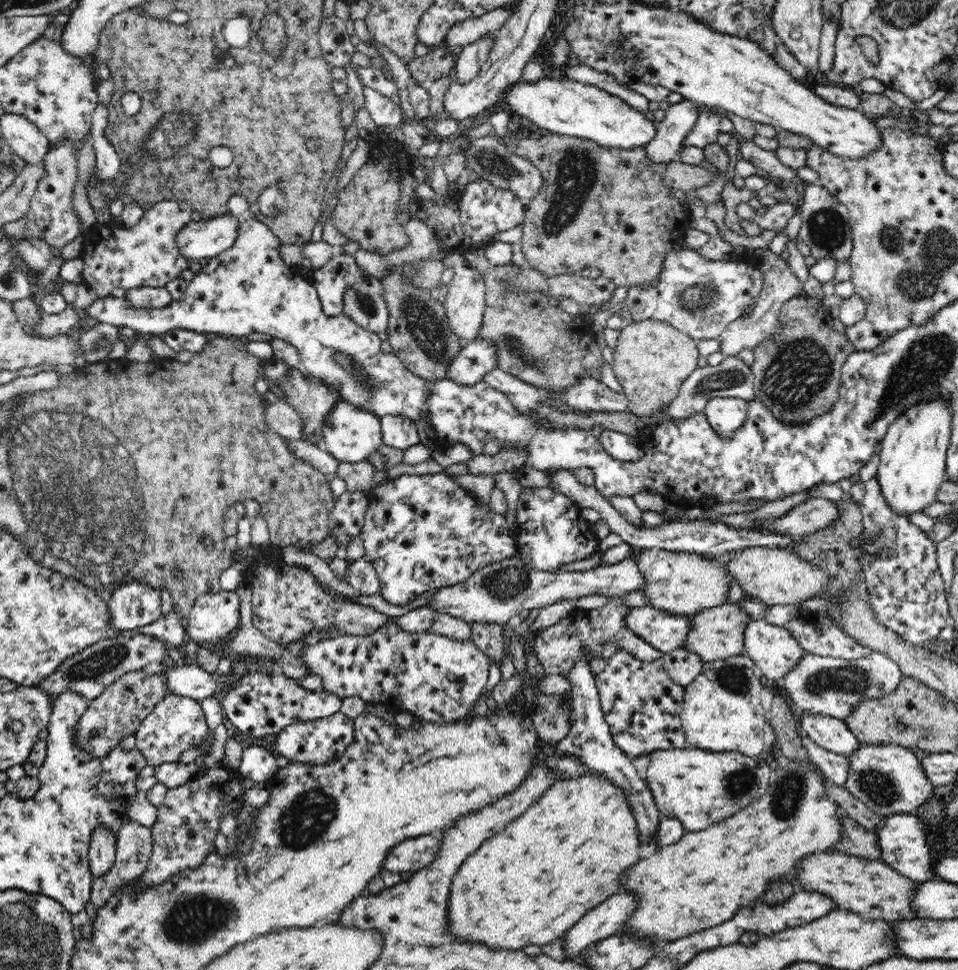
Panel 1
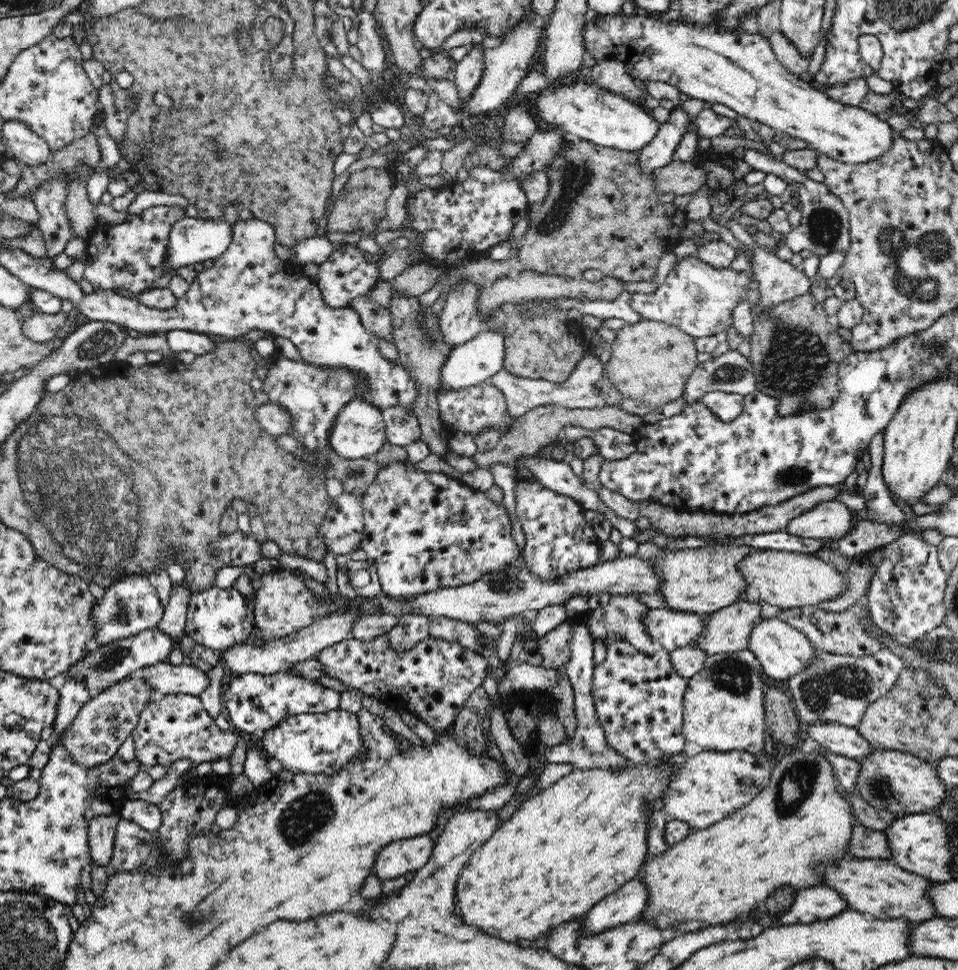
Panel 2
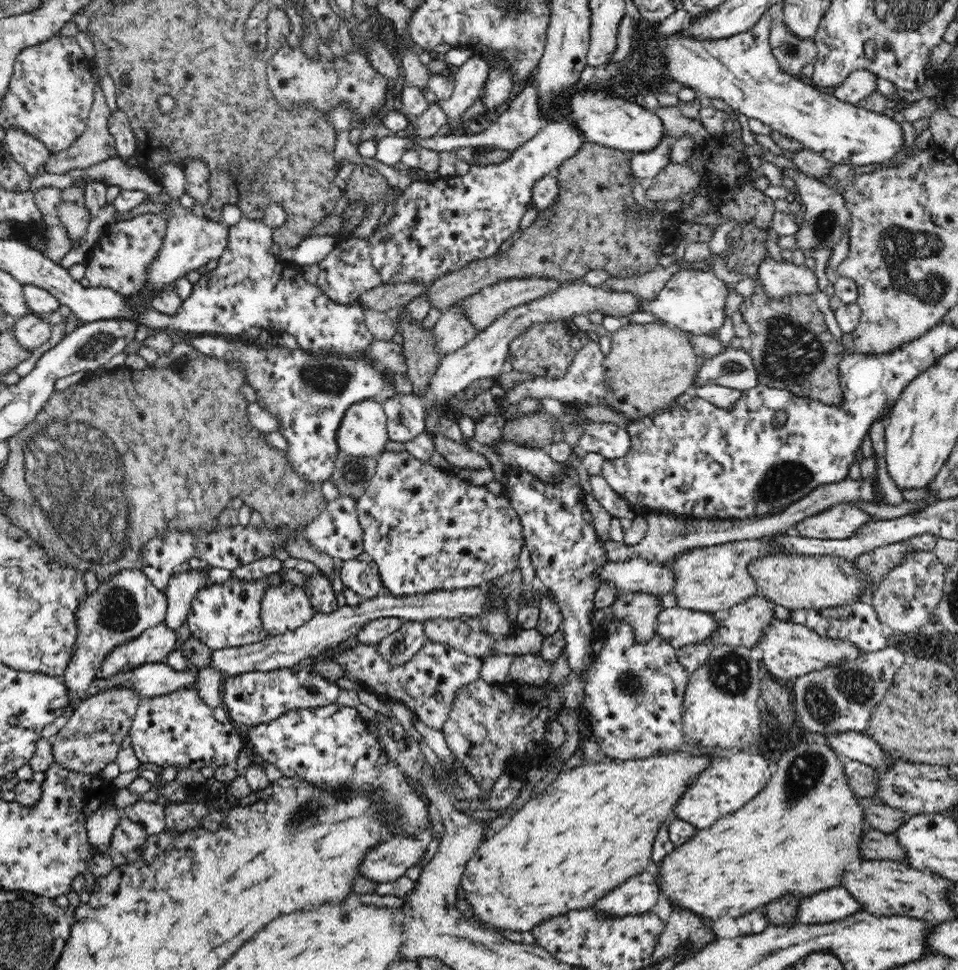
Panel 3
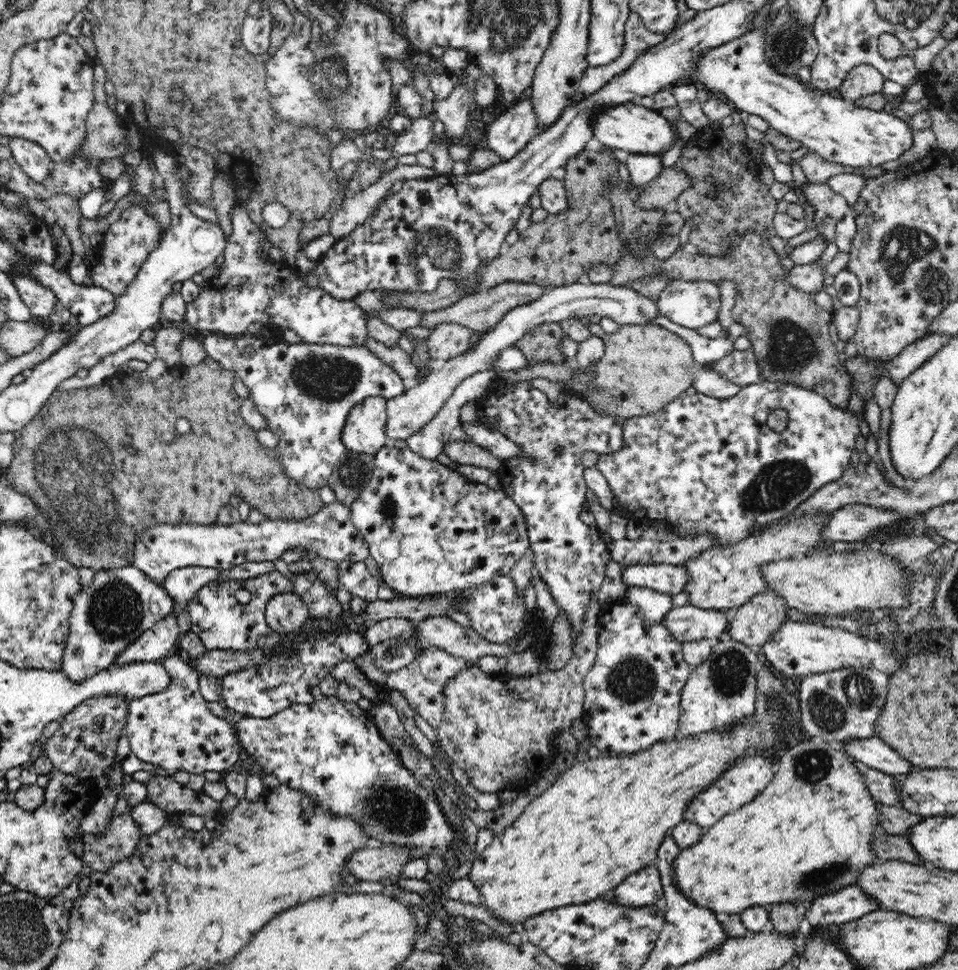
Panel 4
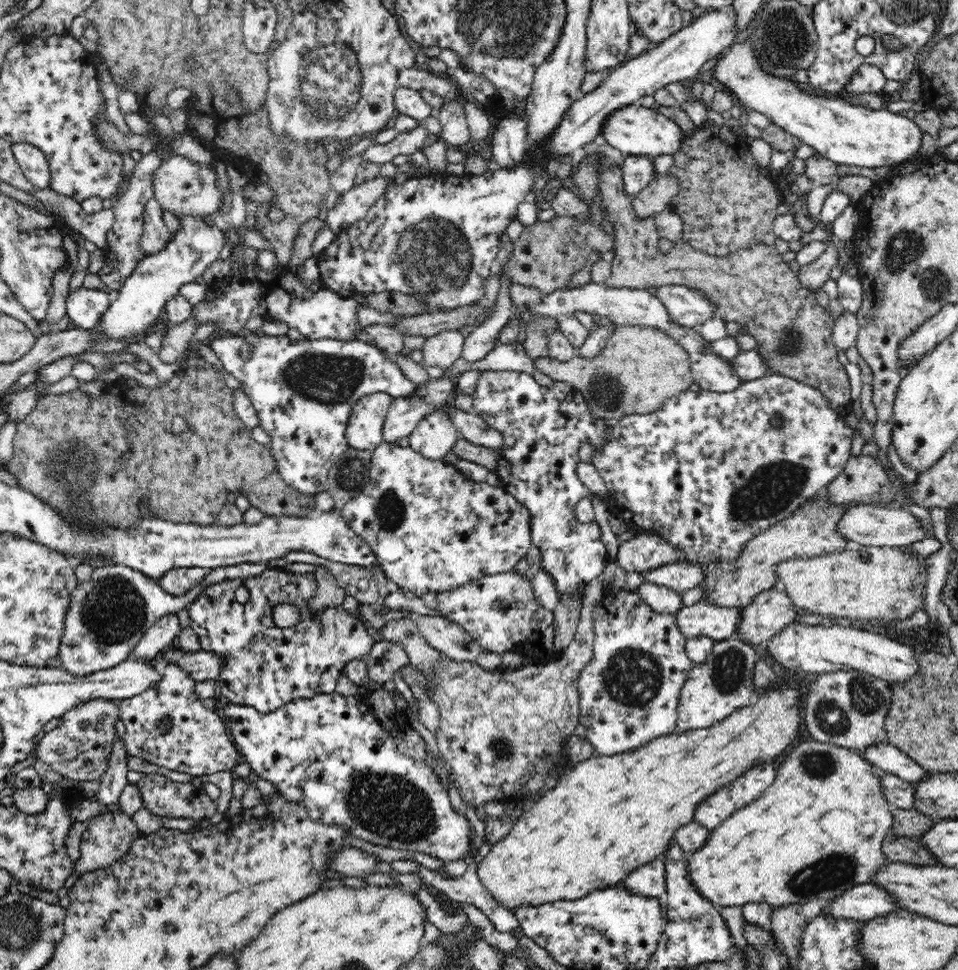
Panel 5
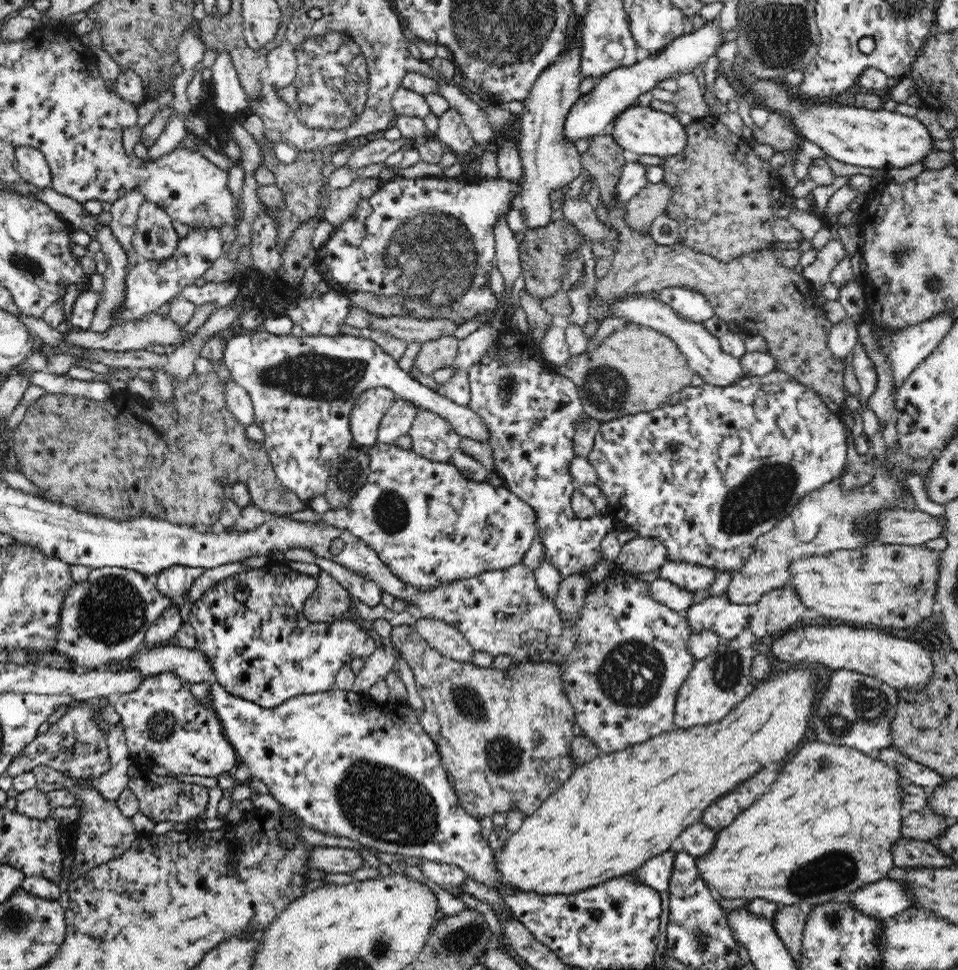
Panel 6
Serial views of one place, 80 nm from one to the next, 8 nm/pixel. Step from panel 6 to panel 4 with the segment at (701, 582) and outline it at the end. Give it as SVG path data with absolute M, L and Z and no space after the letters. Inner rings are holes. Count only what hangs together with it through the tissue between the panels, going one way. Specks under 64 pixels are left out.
M644 565L622 567L622 581L629 588L650 588L670 596L683 592L689 577L682 565Z

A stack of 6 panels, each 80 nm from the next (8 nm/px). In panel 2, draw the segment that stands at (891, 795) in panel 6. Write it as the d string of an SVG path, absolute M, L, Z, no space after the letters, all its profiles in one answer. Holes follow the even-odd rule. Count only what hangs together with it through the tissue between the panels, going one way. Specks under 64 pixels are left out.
M803 745L802 749L795 749L794 754L784 756L776 764L767 787L744 808L704 830L692 830L682 842L670 845L663 854L644 860L638 877L648 891L648 902L639 920L660 932L668 929L675 932L690 922L720 925L761 906L776 888L818 887L816 864L849 857L846 850L852 836L852 824L856 823L844 791L834 780L830 763L818 753L818 747L810 749Z

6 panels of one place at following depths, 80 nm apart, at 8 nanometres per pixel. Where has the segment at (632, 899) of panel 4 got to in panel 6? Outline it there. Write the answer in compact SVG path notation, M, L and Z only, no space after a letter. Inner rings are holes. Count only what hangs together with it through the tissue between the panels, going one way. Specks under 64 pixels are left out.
M677 846L645 862L632 873L634 881L638 881L638 883L642 883L658 891L658 893L668 891L672 874L672 860L676 851Z

